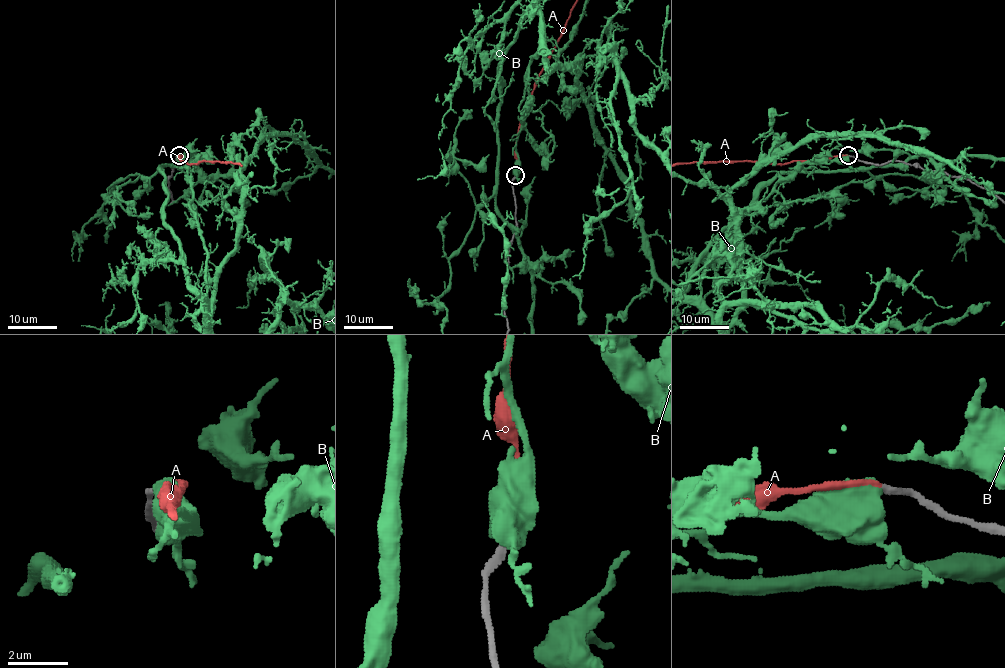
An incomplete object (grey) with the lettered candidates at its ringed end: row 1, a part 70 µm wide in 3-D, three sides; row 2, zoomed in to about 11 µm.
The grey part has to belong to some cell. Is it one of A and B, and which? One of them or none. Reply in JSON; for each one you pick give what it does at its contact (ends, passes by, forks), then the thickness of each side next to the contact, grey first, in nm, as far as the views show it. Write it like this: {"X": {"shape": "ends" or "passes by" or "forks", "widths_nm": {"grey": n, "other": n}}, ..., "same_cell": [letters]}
{"A": {"shape": "ends", "widths_nm": {"grey": 240, "other": 180}}, "same_cell": ["A"]}

